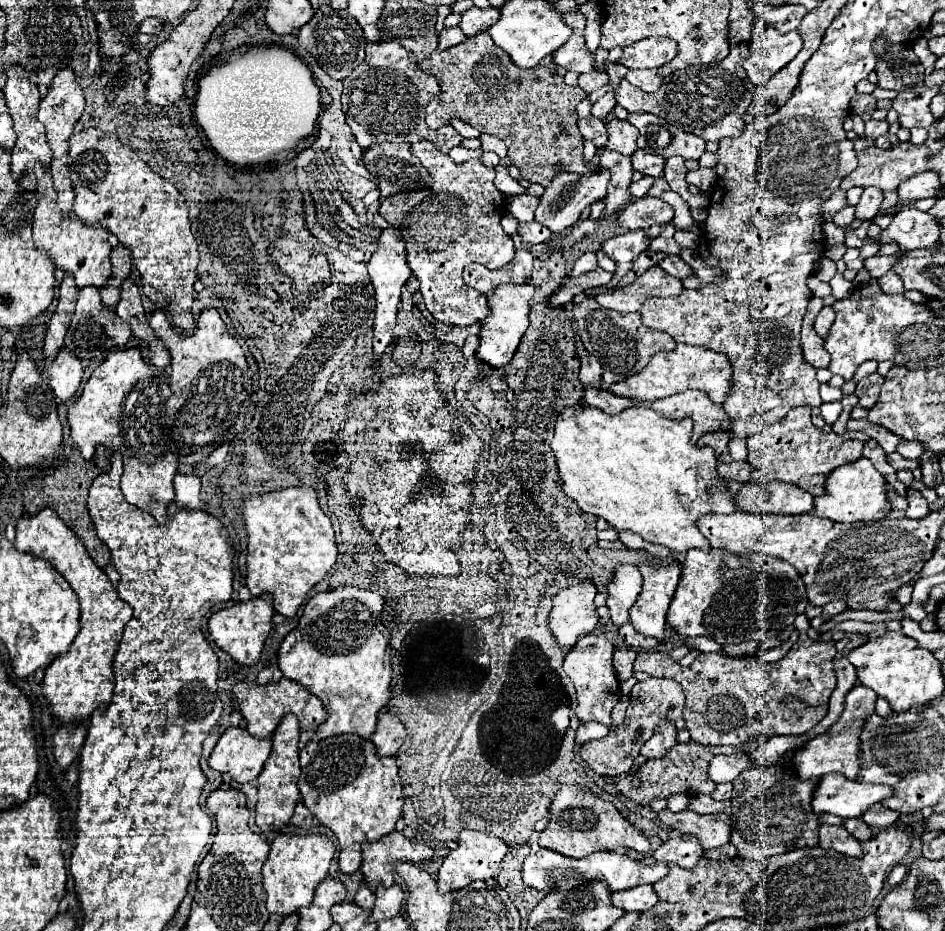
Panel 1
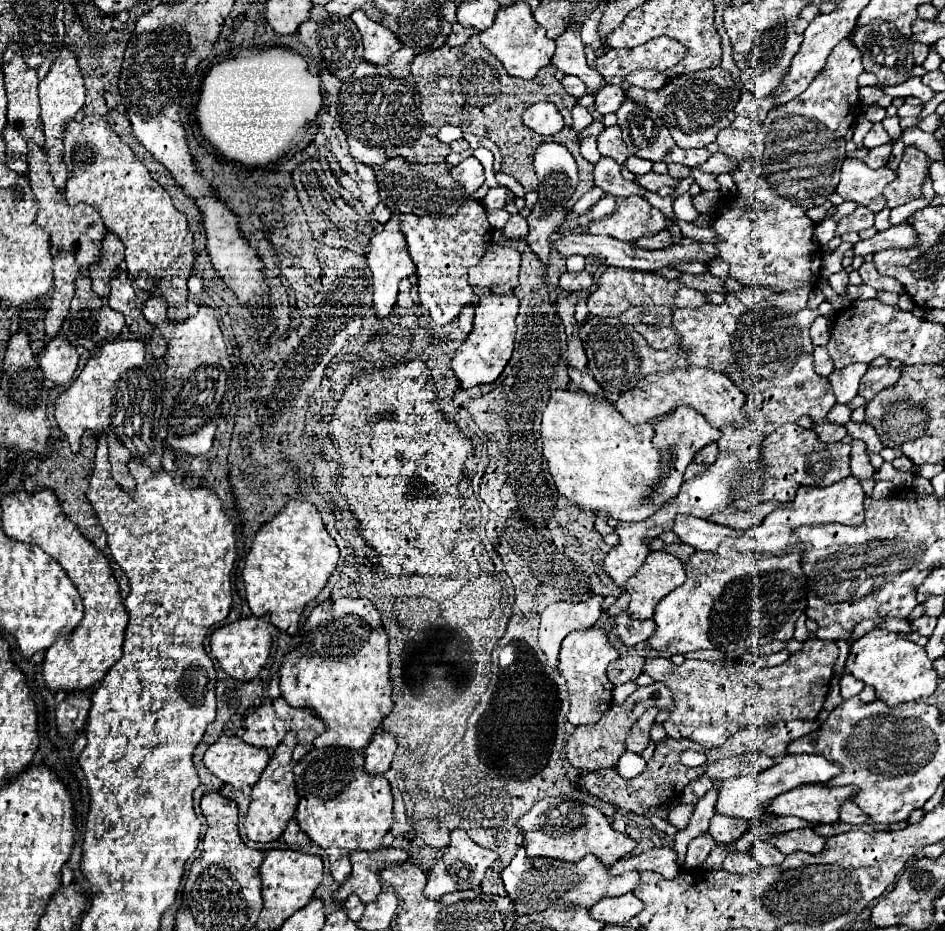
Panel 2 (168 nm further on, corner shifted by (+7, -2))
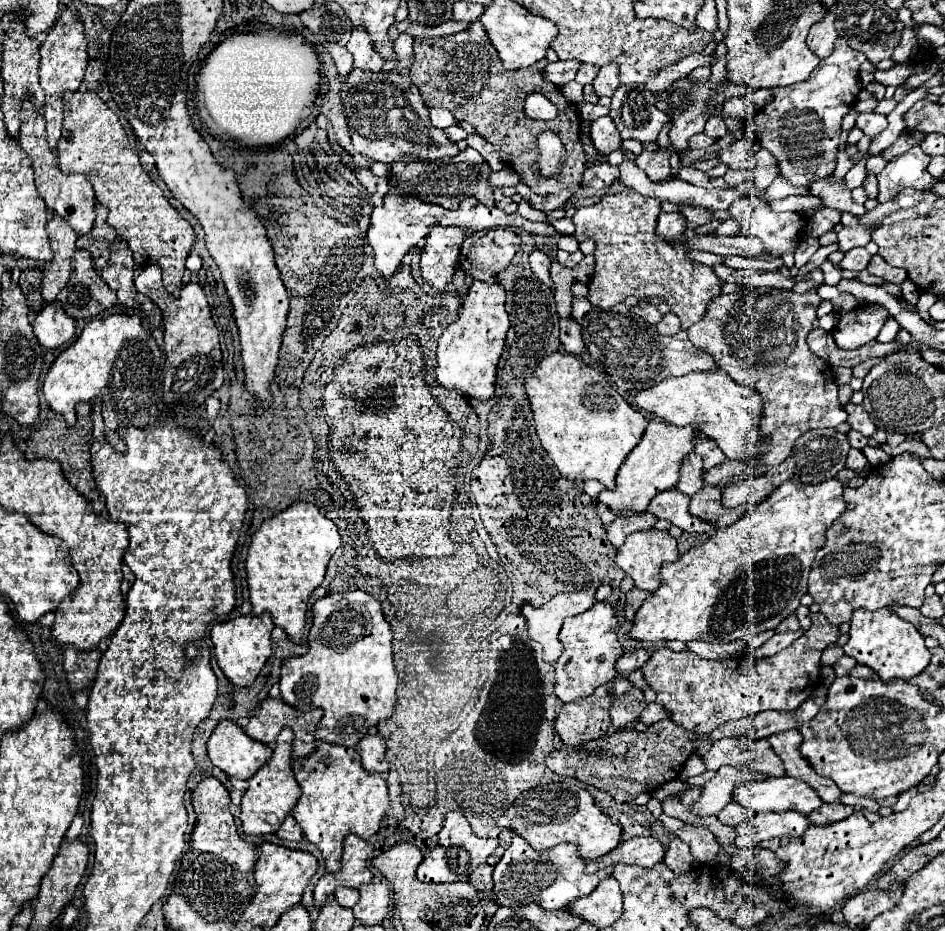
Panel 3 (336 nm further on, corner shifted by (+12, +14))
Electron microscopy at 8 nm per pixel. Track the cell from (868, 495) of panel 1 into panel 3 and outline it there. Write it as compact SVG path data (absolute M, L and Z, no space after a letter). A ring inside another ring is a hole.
M832 478L832 480L826 480L818 486L812 486L812 484L800 484L796 480L788 480L784 482L780 488L776 488L776 492L772 492L772 496L768 496L768 500L760 502L756 508L752 508L750 512L746 512L744 516L740 516L740 520L736 520L734 524L726 526L726 528L718 528L718 532L714 536L710 536L702 546L696 546L696 548L690 548L684 556L680 556L676 562L672 564L664 564L662 566L662 572L660 572L660 588L640 606L640 612L634 616L634 626L630 630L632 638L636 640L682 640L682 642L688 642L688 640L706 640L706 642L732 642L732 640L738 640L738 638L748 638L752 634L758 634L758 632L764 632L764 630L774 630L784 618L788 618L796 606L800 604L800 596L806 592L806 582L808 582L808 572L810 572L810 566L812 566L812 560L814 560L814 554L818 548L824 546L824 532L826 528L840 518L840 514L844 512L846 508L846 502L842 498L842 492L844 492L844 482L840 482L838 478Z

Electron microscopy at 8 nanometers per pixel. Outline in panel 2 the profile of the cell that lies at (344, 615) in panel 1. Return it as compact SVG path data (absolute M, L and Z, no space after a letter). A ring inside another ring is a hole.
M339 598L319 604L307 618L305 626L307 626L307 636L311 636L311 642L285 656L279 672L281 696L287 700L287 704L295 708L313 710L325 722L327 730L321 736L317 736L317 740L313 742L315 748L345 746L361 750L371 742L375 730L393 710L391 676L389 676L391 660L387 646L389 636L381 624L381 616L375 610L375 606L365 598Z

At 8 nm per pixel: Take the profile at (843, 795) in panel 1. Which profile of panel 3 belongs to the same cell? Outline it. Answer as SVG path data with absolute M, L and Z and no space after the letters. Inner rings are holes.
M790 776L744 782L734 790L734 802L754 812L794 810L800 814L810 814L824 804L814 788Z

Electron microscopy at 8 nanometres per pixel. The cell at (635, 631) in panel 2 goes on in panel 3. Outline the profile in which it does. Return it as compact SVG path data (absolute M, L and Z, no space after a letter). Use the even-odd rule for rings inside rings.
M632 588L628 594L626 594L626 606L624 606L624 616L626 620L634 620L638 608L642 606L642 602L650 596L650 592L646 590L638 590L638 588Z

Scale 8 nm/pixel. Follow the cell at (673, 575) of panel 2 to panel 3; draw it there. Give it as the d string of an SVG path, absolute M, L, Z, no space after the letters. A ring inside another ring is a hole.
M664 530L634 532L618 548L616 564L634 580L636 588L656 592L660 586L660 566L664 562L676 562L680 552L676 540Z

